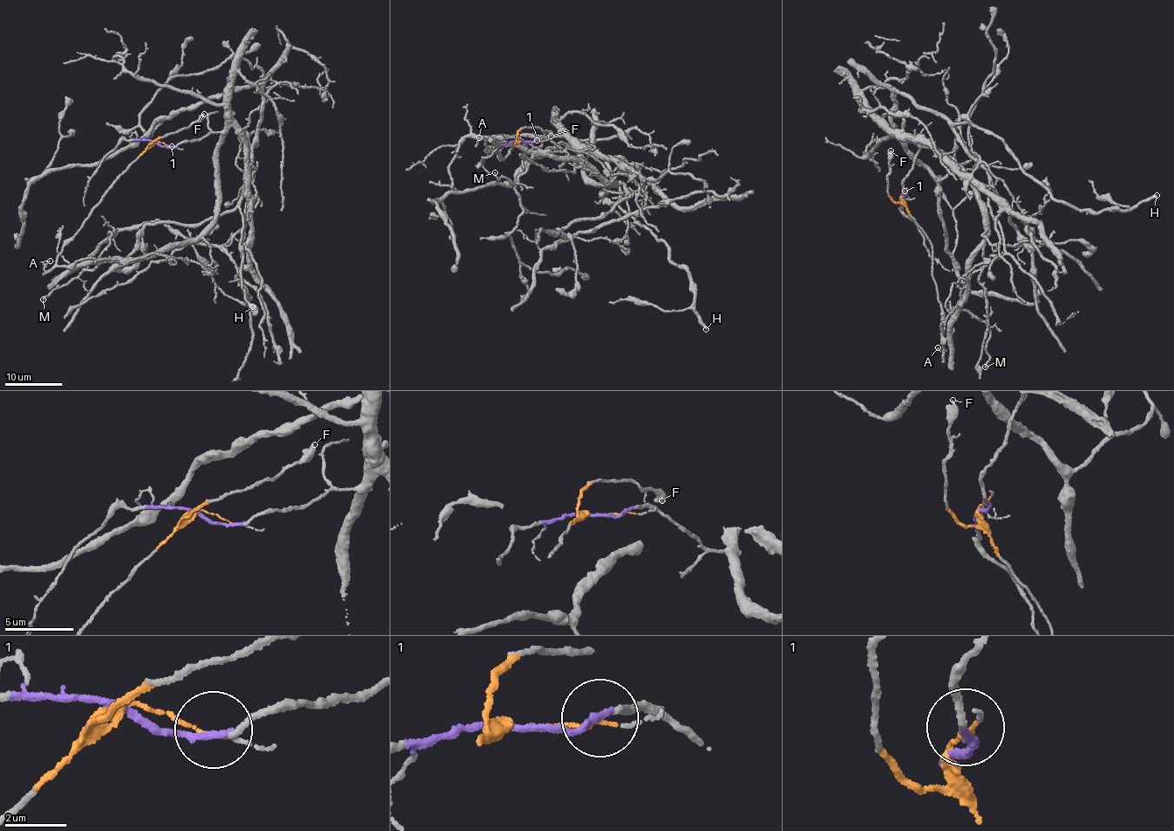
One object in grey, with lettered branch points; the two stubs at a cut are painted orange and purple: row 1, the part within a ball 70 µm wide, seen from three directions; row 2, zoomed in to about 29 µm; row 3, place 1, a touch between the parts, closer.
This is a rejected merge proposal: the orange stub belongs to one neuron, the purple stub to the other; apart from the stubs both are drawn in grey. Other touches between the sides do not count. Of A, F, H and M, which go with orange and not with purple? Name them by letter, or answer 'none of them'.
A, F

